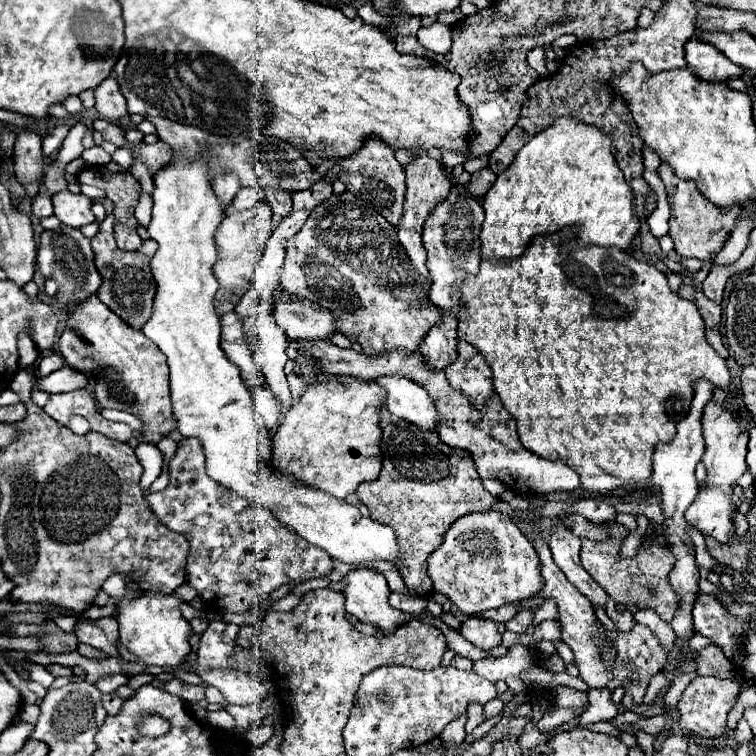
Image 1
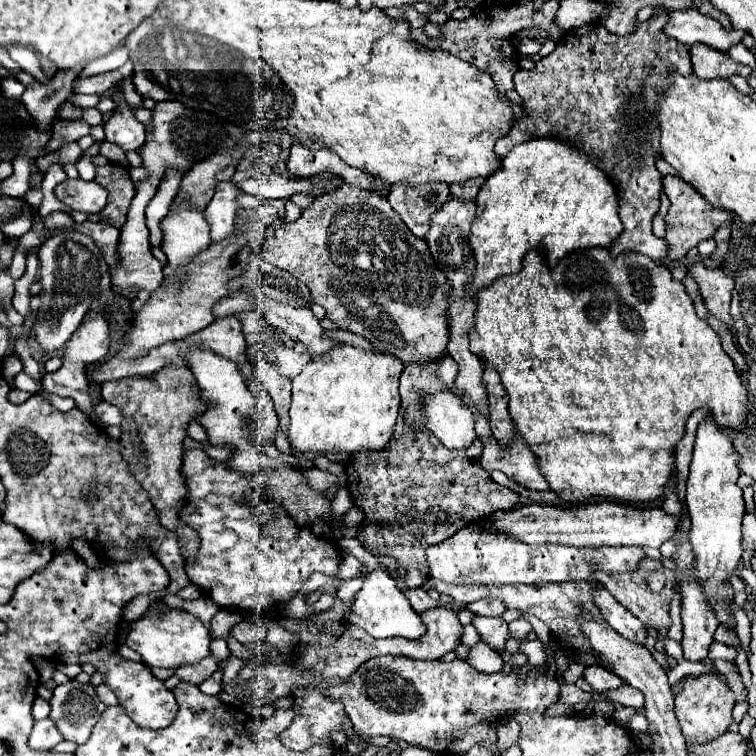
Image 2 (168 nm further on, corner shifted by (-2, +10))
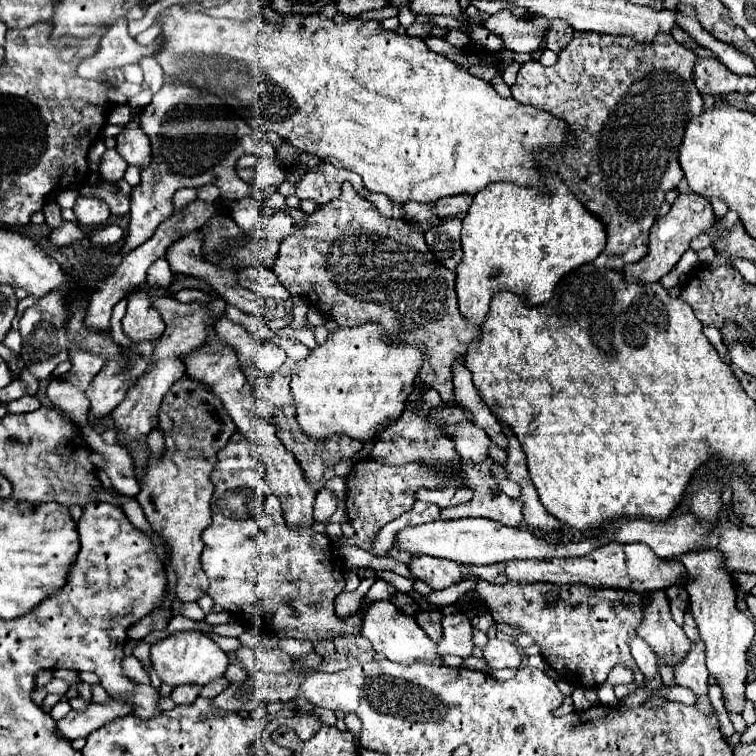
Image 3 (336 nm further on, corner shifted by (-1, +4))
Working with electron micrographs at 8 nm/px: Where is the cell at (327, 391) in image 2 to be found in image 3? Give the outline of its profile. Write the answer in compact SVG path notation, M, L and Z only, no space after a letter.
M377 324L341 328L293 368L291 392L297 406L297 422L305 436L321 440L345 434L369 442L371 450L381 426L399 420L415 384L421 356L417 348L391 348L381 338Z

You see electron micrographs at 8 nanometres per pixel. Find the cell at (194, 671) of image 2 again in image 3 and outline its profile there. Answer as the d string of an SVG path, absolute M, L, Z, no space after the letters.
M181 684L181 686L175 686L173 692L171 692L171 698L177 702L177 704L191 704L201 692L201 686L197 684Z

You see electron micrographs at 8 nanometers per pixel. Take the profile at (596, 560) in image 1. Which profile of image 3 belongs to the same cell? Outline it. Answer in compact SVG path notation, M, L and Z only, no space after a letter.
M655 590L643 596L641 600L641 610L643 610L643 620L637 628L637 634L655 648L657 660L665 662L669 666L687 652L689 638L685 636L683 628L675 624L671 610L669 610L669 598L665 590Z

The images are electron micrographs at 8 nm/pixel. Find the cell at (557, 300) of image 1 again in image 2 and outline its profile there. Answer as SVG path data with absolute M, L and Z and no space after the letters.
M588 248L580 254L570 256L568 260L560 260L560 264L556 264L554 268L548 268L540 252L532 250L524 258L522 272L496 278L488 288L478 292L478 308L474 314L474 328L470 332L470 352L476 354L484 364L494 366L498 370L502 386L510 396L508 410L516 426L516 432L534 452L538 468L550 484L550 490L556 492L558 498L566 504L586 502L592 496L626 500L630 504L660 500L664 494L664 486L674 474L674 448L686 432L688 416L698 408L710 410L712 420L722 428L730 428L736 432L746 432L748 428L748 390L742 384L740 374L736 372L734 362L722 350L720 336L708 326L706 320L700 320L696 316L694 302L686 294L684 284L674 280L666 266L642 254L630 252L630 256L626 256L626 264L614 264L614 258L610 258L610 252L606 248Z

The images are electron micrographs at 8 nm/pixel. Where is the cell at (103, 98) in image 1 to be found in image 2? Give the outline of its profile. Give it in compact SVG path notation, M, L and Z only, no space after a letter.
M112 94L120 102L114 116L104 124L106 140L112 144L118 144L122 150L140 150L146 142L146 130L144 126L134 118L132 108L124 102L122 94Z

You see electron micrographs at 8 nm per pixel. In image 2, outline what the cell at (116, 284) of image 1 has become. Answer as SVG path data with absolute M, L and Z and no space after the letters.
M84 222L84 224L76 224L78 230L82 230L84 234L90 234L90 238L96 242L96 246L100 246L104 260L108 262L108 266L114 266L118 262L118 230L104 224L104 222Z

